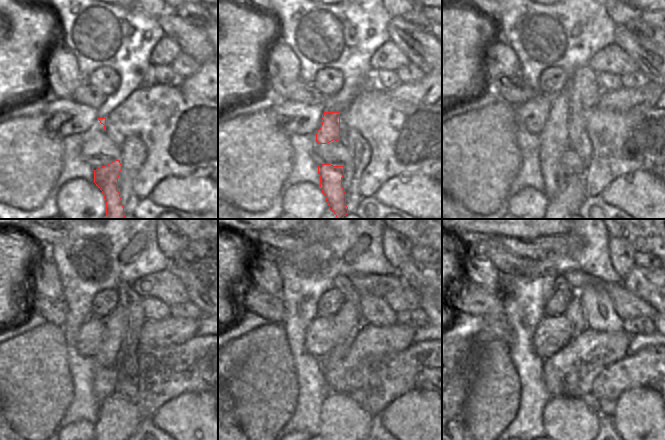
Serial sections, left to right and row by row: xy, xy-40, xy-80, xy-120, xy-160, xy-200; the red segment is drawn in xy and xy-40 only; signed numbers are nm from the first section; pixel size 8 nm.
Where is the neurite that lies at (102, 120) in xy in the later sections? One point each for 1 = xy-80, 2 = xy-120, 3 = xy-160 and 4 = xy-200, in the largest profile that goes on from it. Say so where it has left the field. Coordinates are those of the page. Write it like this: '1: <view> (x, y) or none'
1: xy-80 (554, 138)
2: xy-120 (106, 360)
3: xy-160 (348, 320)
4: xy-200 (574, 313)

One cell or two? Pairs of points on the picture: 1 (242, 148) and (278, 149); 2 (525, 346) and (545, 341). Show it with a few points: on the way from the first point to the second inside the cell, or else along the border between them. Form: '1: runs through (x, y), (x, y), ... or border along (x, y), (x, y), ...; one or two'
1: runs through (251, 149), (269, 149); one
2: border along (540, 322), (532, 344), (543, 360); two

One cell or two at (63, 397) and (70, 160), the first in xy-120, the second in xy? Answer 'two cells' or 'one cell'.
two cells

